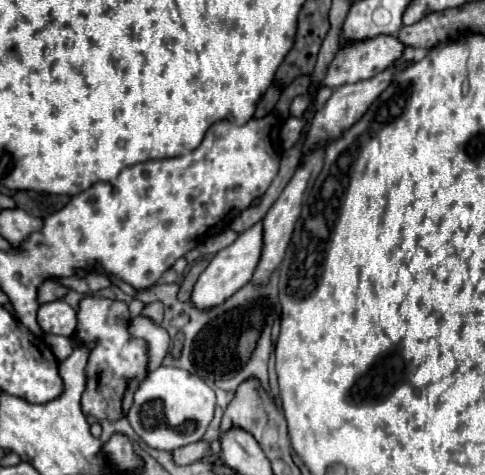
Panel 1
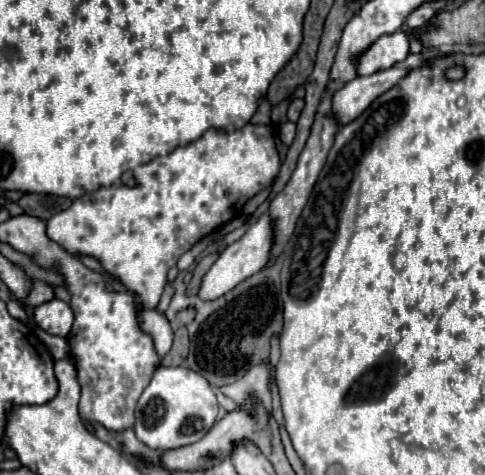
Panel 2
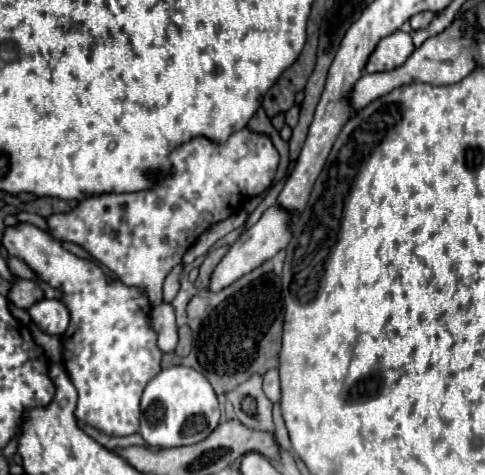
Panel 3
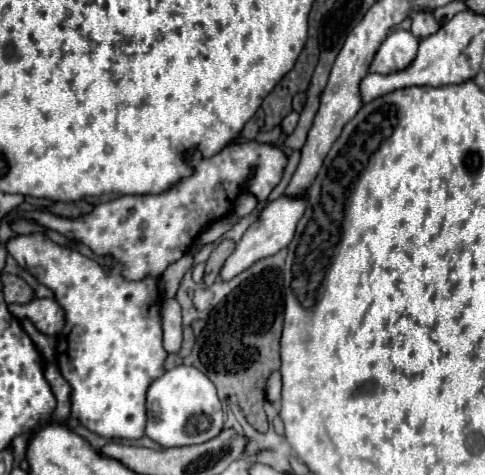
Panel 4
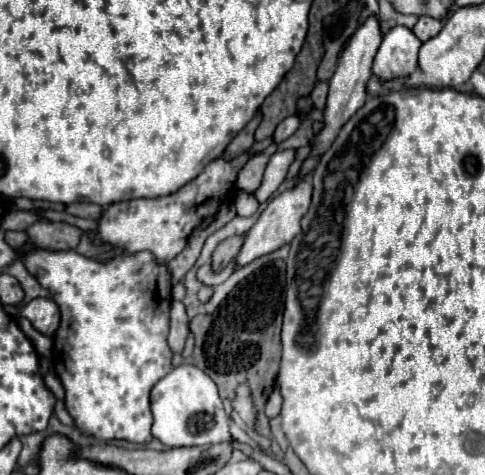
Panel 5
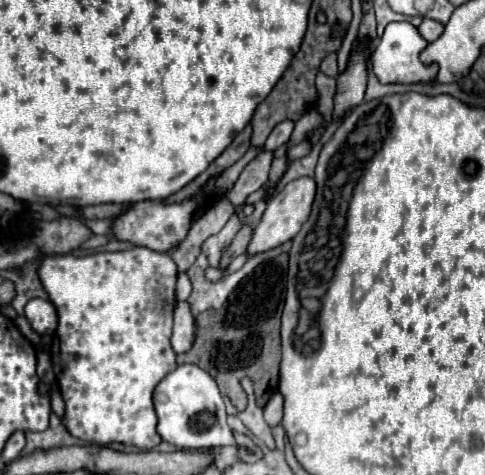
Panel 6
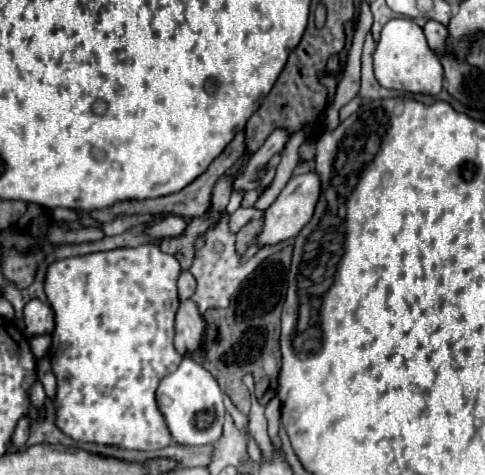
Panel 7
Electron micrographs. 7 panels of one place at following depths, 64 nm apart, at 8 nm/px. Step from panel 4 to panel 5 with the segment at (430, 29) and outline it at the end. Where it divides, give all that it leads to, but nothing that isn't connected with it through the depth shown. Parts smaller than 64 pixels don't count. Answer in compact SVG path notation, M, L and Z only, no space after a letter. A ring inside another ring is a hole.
M420 16L420 18L418 18L418 24L416 24L412 30L414 30L414 34L416 34L422 42L426 42L428 38L434 38L434 36L442 30L442 22L440 22L440 20L434 20L434 18L430 18L430 16Z

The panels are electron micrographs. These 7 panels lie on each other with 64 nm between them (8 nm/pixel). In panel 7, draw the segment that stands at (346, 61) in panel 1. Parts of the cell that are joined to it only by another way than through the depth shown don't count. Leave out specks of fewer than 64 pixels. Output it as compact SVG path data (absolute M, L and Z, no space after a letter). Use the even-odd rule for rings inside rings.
M396 18L384 26L374 52L374 74L378 84L384 88L426 96L440 94L444 80L442 64L438 56L430 50L424 30L410 18Z

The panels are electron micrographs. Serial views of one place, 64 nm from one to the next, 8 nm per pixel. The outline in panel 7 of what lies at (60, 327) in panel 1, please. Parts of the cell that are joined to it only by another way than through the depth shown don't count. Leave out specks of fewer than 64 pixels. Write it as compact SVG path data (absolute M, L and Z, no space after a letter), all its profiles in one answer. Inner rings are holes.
M30 300L24 306L24 334L26 338L38 336L38 334L50 334L54 330L54 312L48 304L40 300Z

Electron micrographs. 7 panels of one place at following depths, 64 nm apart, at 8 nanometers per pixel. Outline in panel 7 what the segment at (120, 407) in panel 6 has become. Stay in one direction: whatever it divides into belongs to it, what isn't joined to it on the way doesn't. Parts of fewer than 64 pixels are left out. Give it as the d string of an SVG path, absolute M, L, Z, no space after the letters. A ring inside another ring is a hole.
M142 244L138 248L116 248L108 252L94 252L78 258L66 258L58 260L56 264L50 264L46 282L44 282L44 292L48 296L48 302L54 310L54 332L52 332L52 346L50 346L50 364L52 372L58 380L56 388L56 398L54 398L54 410L56 410L56 426L70 438L80 438L82 442L96 442L96 444L112 444L112 446L122 446L122 448L134 448L134 450L158 450L164 446L174 444L168 426L164 424L164 416L156 404L156 388L160 380L174 372L182 360L182 356L174 348L174 316L178 310L178 290L176 290L176 280L180 274L180 264L172 254L166 254L160 250L156 244Z

